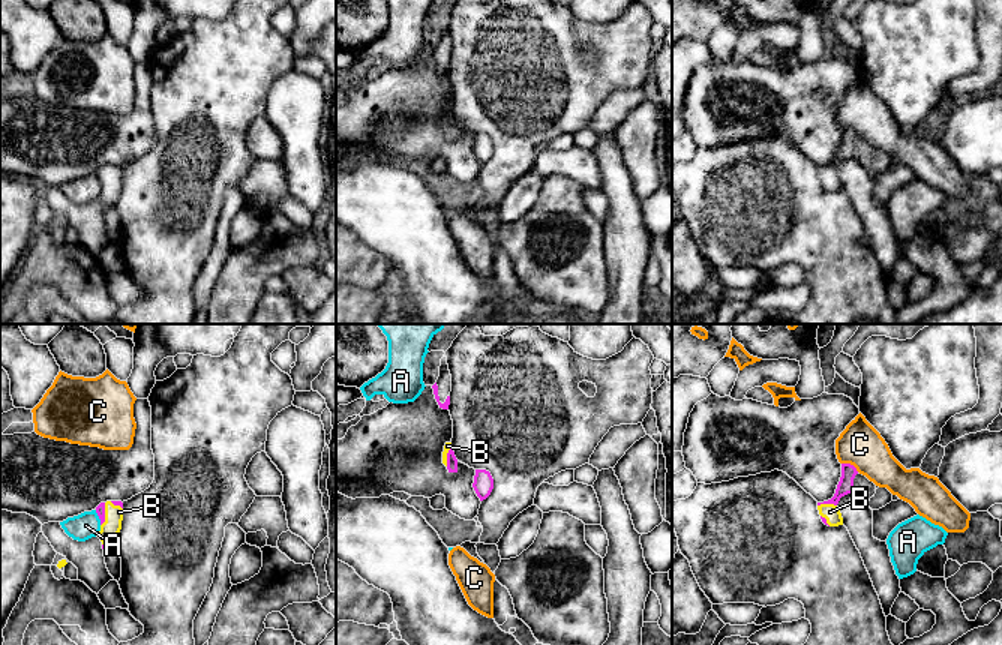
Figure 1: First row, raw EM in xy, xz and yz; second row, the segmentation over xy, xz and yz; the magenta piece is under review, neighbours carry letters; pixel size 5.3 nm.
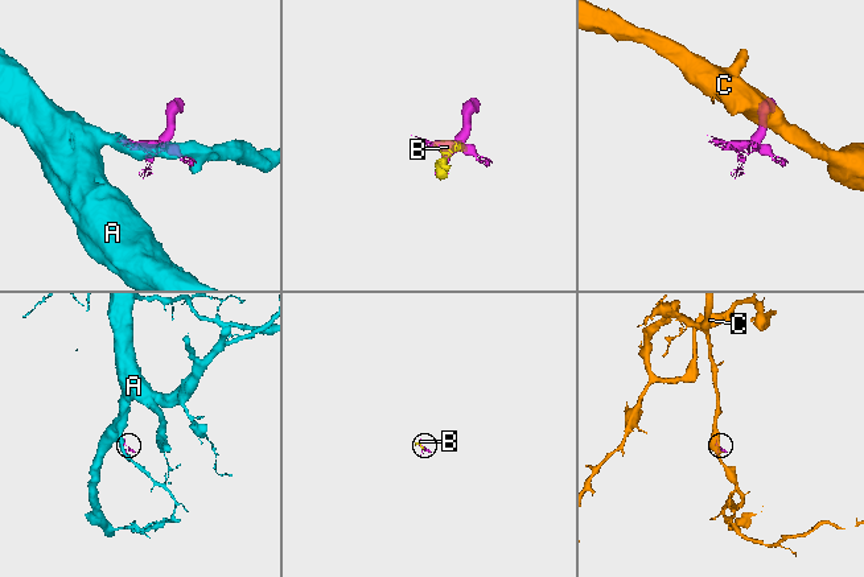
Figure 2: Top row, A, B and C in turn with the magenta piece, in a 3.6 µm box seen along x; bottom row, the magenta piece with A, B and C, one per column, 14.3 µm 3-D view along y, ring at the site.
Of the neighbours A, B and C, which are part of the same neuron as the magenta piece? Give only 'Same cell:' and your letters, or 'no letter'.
Same cell: B

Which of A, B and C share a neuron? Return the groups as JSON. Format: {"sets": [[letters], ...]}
{"sets": [["A"], ["B"], ["C"]]}

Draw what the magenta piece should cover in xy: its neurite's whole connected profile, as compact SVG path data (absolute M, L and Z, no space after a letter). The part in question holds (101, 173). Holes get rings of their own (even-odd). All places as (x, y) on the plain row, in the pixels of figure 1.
M106 165L100 166L96 171L96 177L100 183L100 195L98 201L102 206L102 213L105 210L116 204L120 194L122 194L122 184L123 184L123 166L122 165Z

